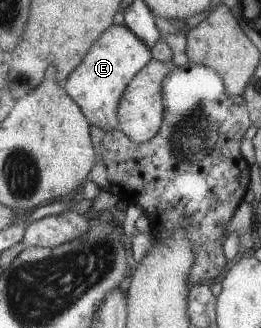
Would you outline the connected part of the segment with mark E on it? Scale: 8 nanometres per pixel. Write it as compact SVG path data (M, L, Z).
M112 24L90 45L62 85L90 125L114 131L117 130L117 106L122 91L150 59L149 48L128 27Z

